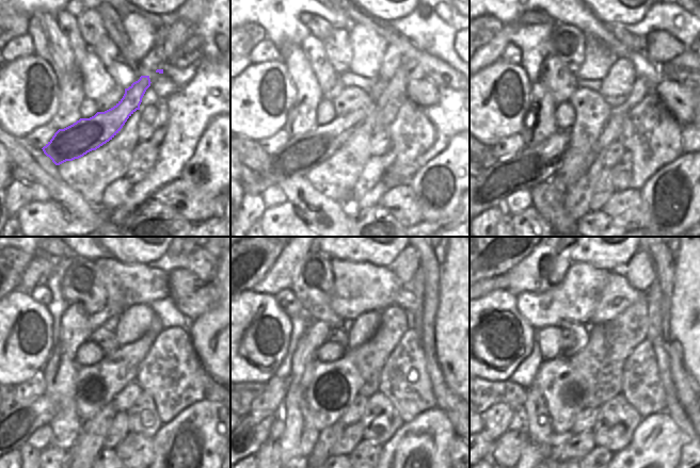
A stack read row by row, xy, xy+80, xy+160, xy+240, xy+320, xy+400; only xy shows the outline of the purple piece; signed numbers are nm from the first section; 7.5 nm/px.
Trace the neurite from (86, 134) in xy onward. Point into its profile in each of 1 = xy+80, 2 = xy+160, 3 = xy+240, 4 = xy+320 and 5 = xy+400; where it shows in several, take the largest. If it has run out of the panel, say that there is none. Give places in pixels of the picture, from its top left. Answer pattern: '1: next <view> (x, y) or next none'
1: next xy+80 (301, 154)
2: next xy+160 (533, 165)
3: next xy+240 (14, 428)
4: next xy+320 (252, 432)
5: next xy+400 (491, 442)

